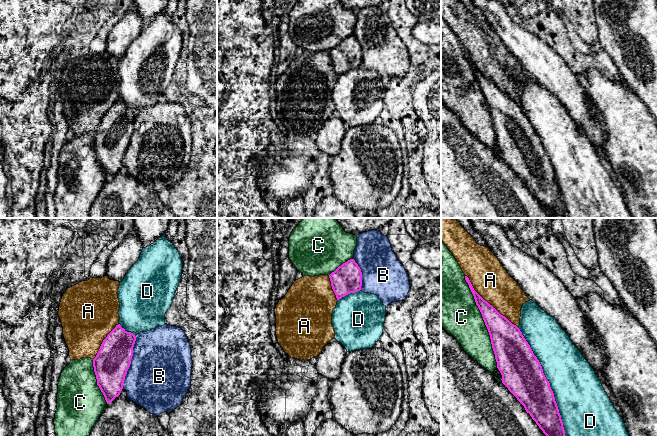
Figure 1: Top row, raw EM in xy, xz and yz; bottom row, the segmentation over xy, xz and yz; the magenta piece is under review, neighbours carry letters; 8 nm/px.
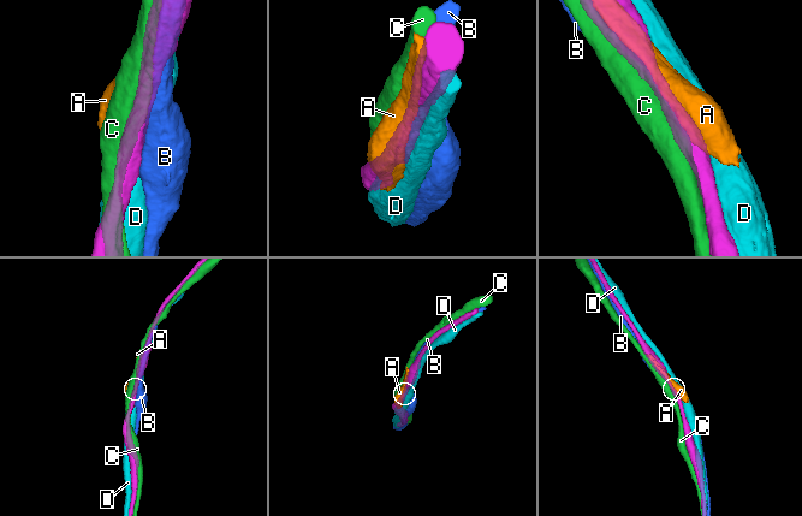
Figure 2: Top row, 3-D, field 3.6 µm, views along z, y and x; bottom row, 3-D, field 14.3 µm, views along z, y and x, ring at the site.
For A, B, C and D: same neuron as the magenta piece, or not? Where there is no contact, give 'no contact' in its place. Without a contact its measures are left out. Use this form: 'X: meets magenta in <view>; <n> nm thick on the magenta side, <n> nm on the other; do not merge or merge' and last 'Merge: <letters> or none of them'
A: meets magenta in yz; 200 nm thick on the magenta side, 300 nm on the other; do not merge
B: meets magenta in xy; 280 nm thick on the magenta side, 480 nm on the other; do not merge
C: meets magenta in yz; 260 nm thick on the magenta side, 340 nm on the other; do not merge
D: meets magenta in yz; 320 nm thick on the magenta side, 400 nm on the other; do not merge
Merge: none of them

